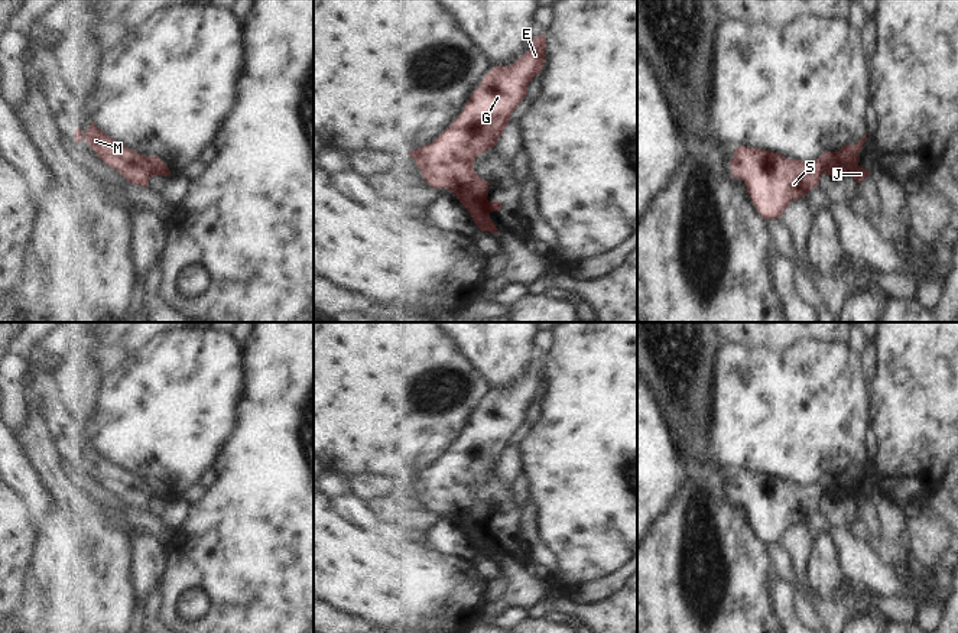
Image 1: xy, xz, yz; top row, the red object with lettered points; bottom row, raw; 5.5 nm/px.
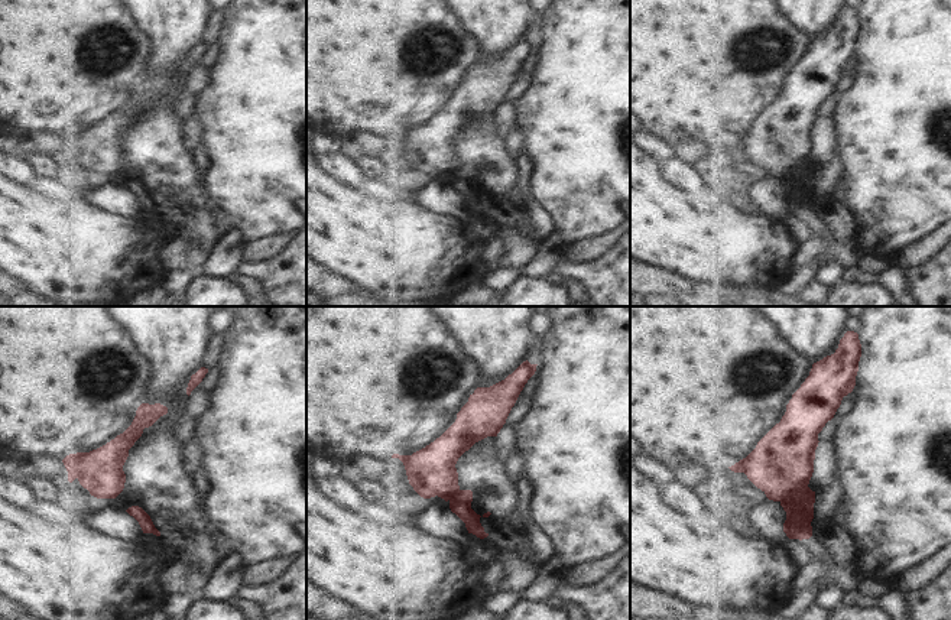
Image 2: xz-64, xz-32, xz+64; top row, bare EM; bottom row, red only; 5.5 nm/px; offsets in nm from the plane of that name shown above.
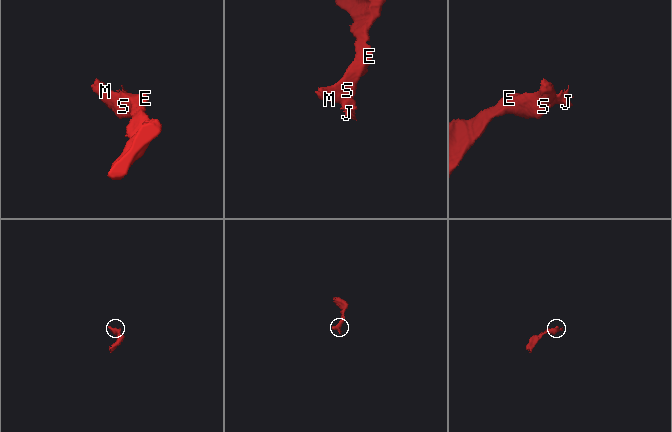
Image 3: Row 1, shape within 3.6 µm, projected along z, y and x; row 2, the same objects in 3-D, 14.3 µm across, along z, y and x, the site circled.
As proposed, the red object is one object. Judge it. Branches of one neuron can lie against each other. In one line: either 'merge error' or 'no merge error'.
merge error

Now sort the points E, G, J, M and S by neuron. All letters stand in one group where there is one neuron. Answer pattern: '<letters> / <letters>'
E G M S / J

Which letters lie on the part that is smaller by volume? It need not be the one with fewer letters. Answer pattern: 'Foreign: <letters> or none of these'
Foreign: J

